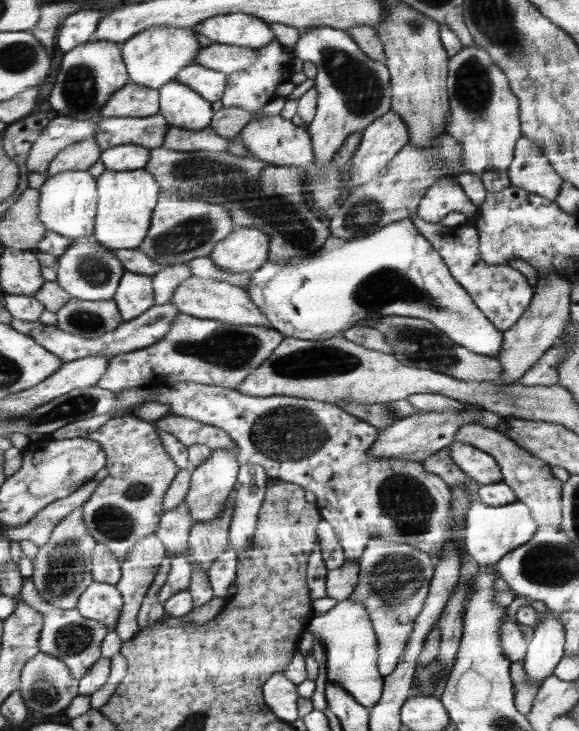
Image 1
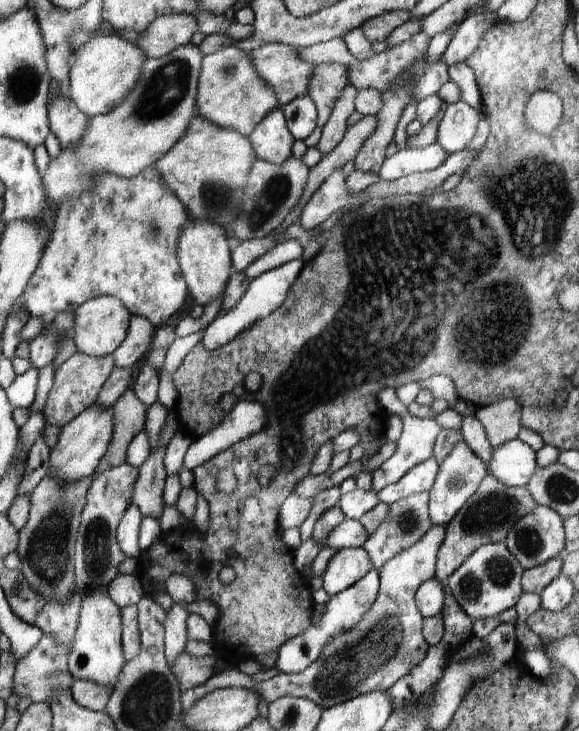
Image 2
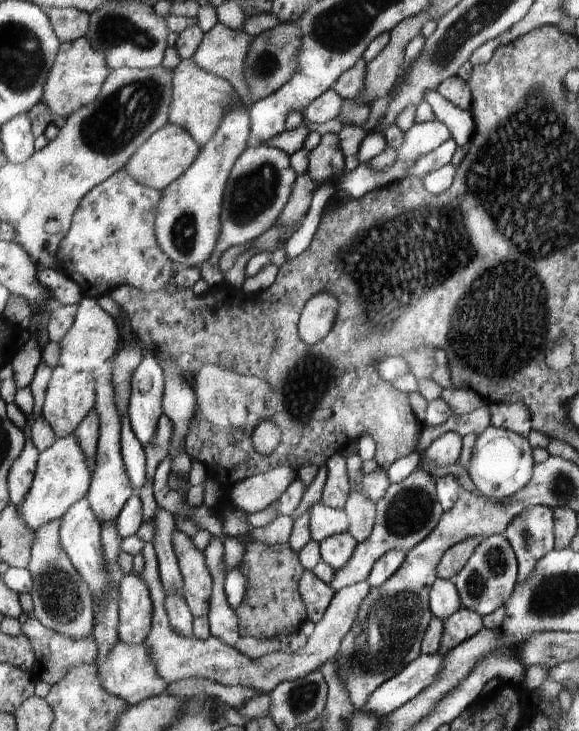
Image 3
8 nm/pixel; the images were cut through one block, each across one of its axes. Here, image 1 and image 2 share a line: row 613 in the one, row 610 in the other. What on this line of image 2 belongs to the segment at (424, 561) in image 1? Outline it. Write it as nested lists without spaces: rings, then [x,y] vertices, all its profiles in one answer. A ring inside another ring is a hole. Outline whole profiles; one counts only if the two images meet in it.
[[[436,525],[429,530],[429,533],[422,538],[417,545],[413,545],[409,550],[391,559],[379,571],[379,596],[376,598],[372,607],[364,614],[357,626],[351,630],[340,632],[334,636],[320,652],[318,659],[300,673],[279,673],[272,676],[270,680],[264,682],[254,682],[248,676],[236,668],[224,668],[216,672],[205,684],[197,688],[192,688],[183,694],[183,709],[187,713],[206,695],[217,689],[242,688],[256,692],[260,698],[265,699],[266,703],[272,703],[278,698],[291,695],[294,697],[305,697],[312,700],[323,710],[330,709],[354,699],[355,697],[373,692],[388,691],[401,681],[406,674],[409,674],[414,667],[418,666],[430,650],[424,636],[424,617],[420,613],[418,606],[414,603],[417,598],[417,591],[426,582],[436,577],[436,565],[438,552],[444,546],[445,537],[448,534],[448,525]]]

